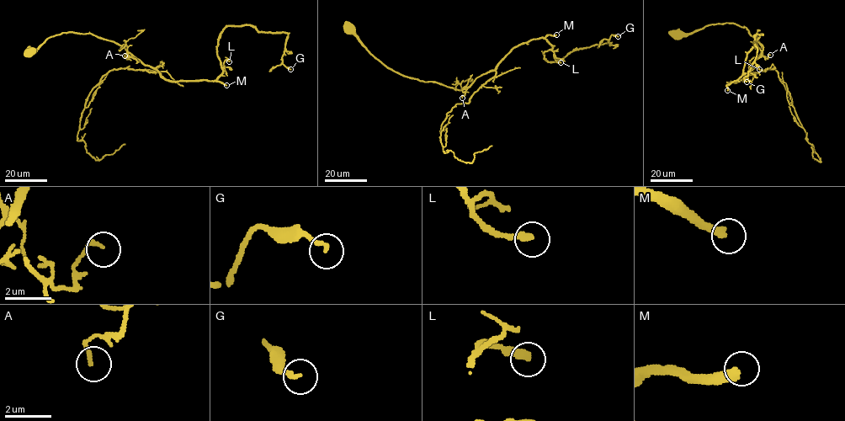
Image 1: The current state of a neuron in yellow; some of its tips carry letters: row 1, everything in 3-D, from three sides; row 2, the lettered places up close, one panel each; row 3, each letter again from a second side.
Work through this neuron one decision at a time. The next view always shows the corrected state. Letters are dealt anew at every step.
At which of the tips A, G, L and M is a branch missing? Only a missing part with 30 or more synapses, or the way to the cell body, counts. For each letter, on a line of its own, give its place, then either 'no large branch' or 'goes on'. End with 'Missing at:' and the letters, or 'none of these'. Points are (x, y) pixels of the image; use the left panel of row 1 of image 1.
A: at (124, 55); no large branch
G: at (290, 69); no large branch
L: at (229, 61); no large branch
M: at (226, 85); goes on
Missing at: M

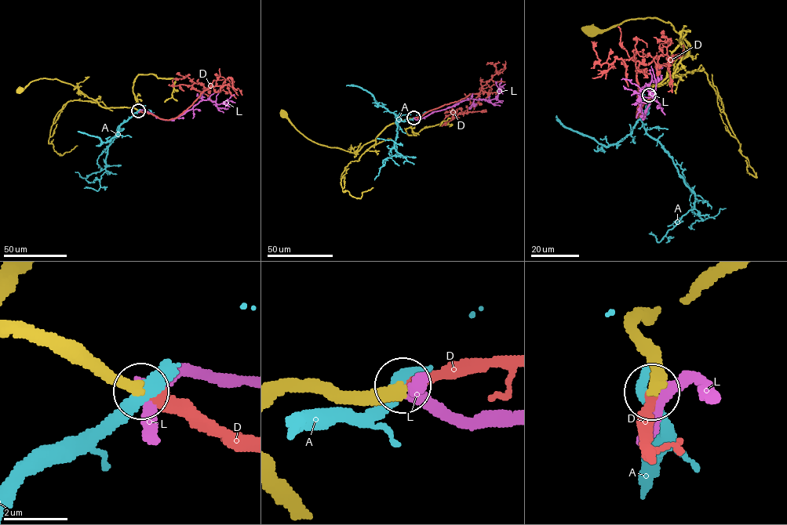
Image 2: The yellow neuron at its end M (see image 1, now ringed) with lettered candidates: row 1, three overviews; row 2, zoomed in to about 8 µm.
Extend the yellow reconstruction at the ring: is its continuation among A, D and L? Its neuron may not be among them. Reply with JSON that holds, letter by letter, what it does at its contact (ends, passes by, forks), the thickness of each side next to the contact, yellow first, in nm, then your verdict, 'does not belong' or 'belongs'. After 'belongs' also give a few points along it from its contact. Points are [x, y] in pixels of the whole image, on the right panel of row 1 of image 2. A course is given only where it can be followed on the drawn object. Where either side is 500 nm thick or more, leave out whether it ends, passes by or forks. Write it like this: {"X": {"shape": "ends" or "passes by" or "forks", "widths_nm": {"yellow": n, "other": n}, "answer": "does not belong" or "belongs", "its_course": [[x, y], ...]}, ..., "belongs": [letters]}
{"A": {"shape": "passes by", "widths_nm": {"yellow": 400, "other": 360}, "answer": "does not belong"}, "D": {"shape": "ends", "widths_nm": {"yellow": 380, "other": 320}, "answer": "belongs", "its_course": [[649, 95], [649, 99], [637, 117], [636, 67], [665, 53], [668, 58], [676, 57], [682, 52], [682, 45]]}, "L": {"shape": "passes by", "widths_nm": {"yellow": 400, "other": 320}, "answer": "does not belong"}, "belongs": ["D"]}

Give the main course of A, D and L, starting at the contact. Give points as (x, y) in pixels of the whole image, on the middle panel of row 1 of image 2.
A: (413, 117), (395, 121), (397, 133), (395, 142), (400, 155), (393, 140), (377, 138)
D: (413, 117), (459, 101), (470, 94), (477, 93), (471, 106), (445, 124)
L: (413, 118), (419, 119), (471, 98), (496, 99), (501, 77)

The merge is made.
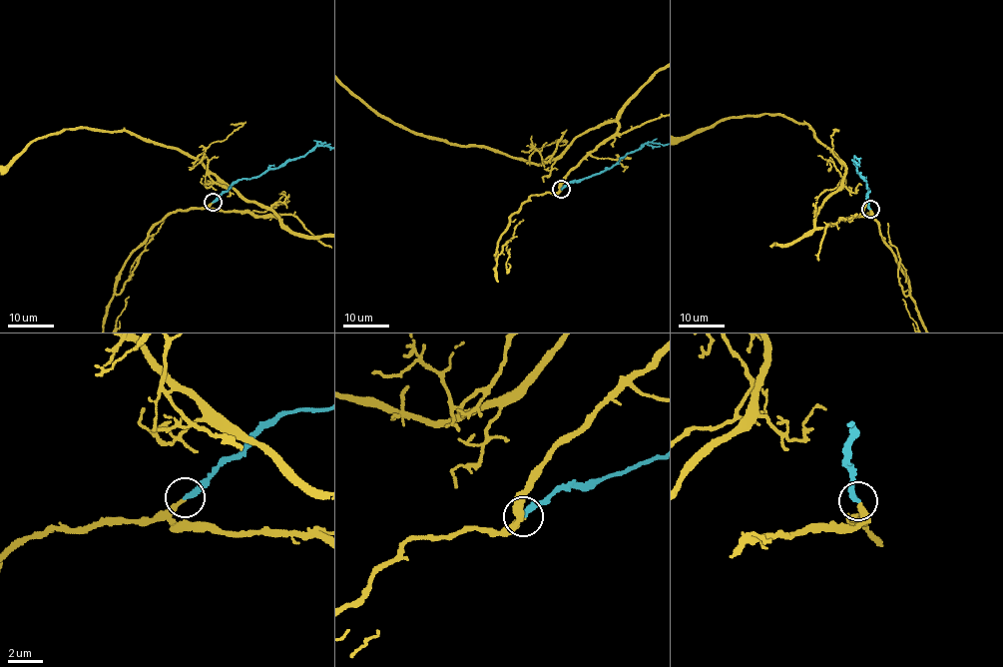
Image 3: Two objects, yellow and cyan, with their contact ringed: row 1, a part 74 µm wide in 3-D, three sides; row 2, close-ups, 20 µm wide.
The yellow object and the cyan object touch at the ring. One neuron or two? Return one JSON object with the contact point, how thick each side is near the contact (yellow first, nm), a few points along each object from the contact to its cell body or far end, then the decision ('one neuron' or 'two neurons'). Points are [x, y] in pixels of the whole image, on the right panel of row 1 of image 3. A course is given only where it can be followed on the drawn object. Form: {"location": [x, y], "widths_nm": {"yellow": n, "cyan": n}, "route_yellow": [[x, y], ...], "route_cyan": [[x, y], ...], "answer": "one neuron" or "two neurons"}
{"location": [870, 209], "widths_nm": {"yellow": 280, "cyan": 320}, "route_yellow": [[870, 209], [815, 227], [844, 165], [806, 124], [784, 116], [724, 118], [680, 137]], "route_cyan": [[869, 209], [866, 200], [868, 187], [853, 161], [857, 165], [860, 160]], "answer": "one neuron"}

